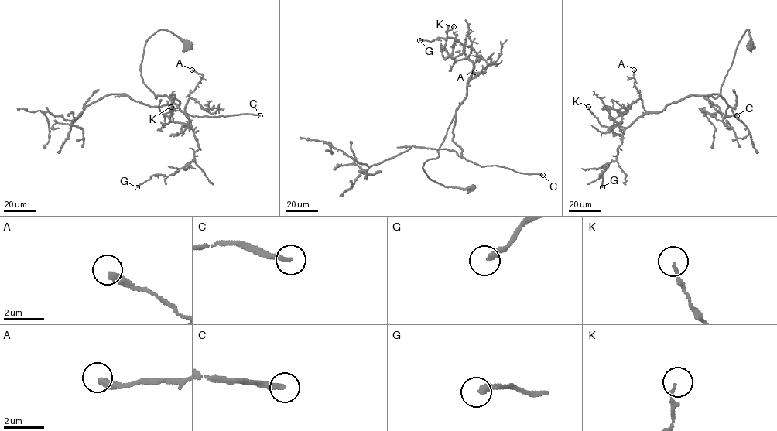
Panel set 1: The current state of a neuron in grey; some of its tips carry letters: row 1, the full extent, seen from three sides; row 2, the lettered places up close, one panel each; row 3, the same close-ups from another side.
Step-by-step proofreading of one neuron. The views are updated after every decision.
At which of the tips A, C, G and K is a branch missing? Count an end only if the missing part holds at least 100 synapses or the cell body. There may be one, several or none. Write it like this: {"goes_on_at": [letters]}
{"goes_on_at": ["C"]}

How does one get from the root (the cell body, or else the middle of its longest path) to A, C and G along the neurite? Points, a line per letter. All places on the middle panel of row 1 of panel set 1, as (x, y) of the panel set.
A: (470, 189), (444, 186), (422, 166), (439, 155), (467, 81), (485, 73), (474, 72)
C: (470, 189), (444, 186), (422, 169), (439, 155), (454, 115), (453, 141), (462, 157), (481, 167), (542, 175)
G: (470, 189), (444, 186), (422, 166), (439, 155), (480, 56), (451, 38), (419, 40)

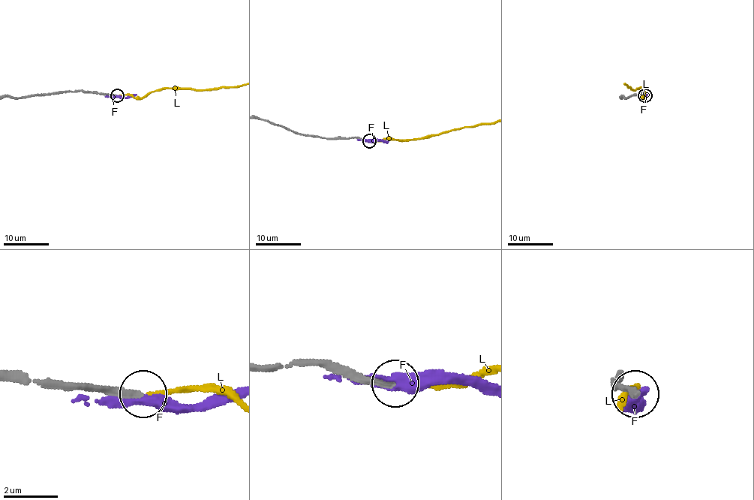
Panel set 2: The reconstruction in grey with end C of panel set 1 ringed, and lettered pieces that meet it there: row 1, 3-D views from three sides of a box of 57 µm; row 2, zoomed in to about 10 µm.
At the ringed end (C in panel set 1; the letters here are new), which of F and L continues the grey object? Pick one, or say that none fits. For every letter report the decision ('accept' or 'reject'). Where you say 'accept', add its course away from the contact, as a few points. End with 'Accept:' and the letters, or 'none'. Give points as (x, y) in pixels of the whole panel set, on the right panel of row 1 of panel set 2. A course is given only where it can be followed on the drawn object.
F: reject
L: accept
Accept: L

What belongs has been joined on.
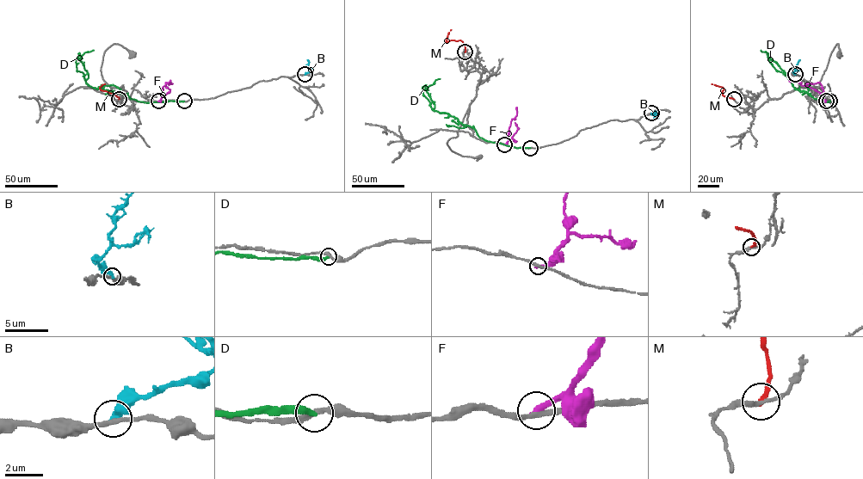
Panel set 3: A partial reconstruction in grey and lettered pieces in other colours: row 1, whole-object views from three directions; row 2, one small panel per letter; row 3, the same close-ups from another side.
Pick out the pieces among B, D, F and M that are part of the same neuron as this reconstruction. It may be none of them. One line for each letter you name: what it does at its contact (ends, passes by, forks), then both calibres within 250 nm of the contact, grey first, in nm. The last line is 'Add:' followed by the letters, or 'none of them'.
Add: none of them

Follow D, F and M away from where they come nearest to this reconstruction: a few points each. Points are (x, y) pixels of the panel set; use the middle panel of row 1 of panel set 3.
D: (530, 148), (486, 141), (453, 116), (434, 111), (434, 104), (425, 89), (440, 78)
F: (504, 144), (508, 141), (511, 119), (516, 115), (516, 107)
M: (465, 52), (461, 40), (446, 41), (451, 29)

